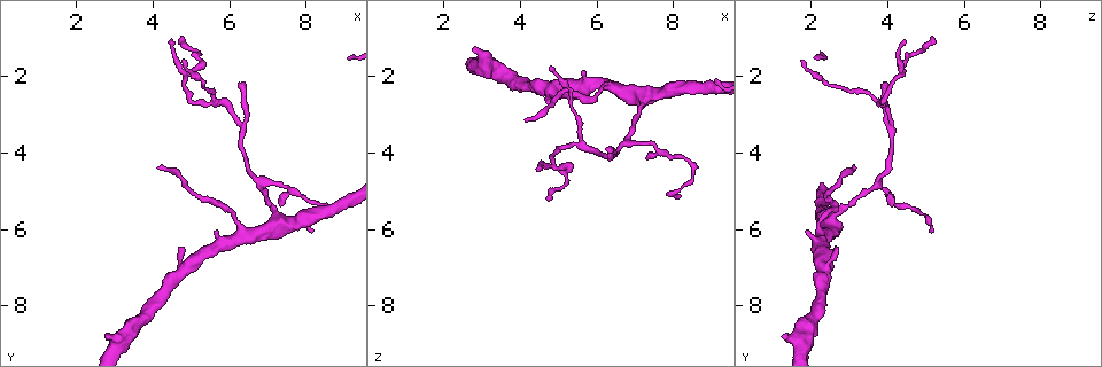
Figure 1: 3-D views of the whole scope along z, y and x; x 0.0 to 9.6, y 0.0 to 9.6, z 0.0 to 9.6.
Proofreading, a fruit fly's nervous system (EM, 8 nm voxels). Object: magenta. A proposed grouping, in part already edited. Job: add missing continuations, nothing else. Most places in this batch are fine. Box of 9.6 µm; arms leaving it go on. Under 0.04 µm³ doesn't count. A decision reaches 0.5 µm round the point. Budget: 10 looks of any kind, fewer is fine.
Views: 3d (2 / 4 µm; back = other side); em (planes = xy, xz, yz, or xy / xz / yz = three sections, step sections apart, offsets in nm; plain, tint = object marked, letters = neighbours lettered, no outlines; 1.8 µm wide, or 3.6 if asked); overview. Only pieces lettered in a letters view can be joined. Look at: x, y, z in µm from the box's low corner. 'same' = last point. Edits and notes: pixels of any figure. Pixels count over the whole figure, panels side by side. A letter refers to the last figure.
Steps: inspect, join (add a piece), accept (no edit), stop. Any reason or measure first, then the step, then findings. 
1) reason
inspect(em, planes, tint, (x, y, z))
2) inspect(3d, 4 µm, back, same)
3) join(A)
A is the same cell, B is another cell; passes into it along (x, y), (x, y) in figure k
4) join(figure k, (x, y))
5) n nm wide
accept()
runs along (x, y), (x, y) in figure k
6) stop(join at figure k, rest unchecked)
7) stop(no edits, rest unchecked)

an open end
inspect(3d, 2 µm, (4.75, 1.60, 1.85))

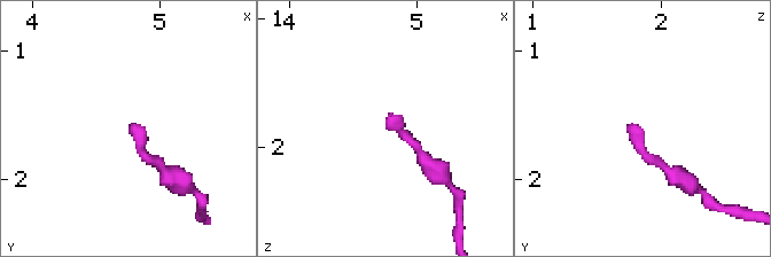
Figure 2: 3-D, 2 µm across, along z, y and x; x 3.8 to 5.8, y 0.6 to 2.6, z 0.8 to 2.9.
inspect(em, 3.6 µm, xy, step 16, letters, (4.78, 1.54, 1.80))

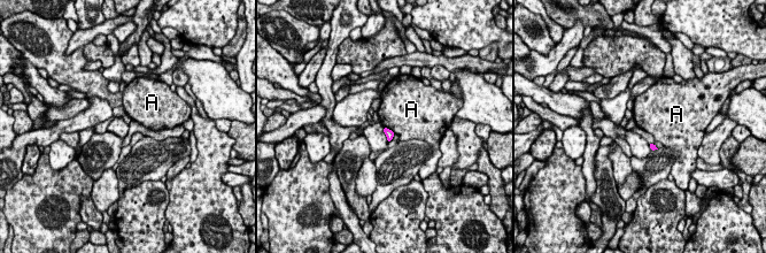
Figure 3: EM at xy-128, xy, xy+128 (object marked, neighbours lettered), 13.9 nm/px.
A touches over 200 nm
accept()
A is another cell; none of them fits

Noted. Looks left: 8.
tapers out
inspect(3d, 4 µm, back, (4.10, 4.40, 3.20))

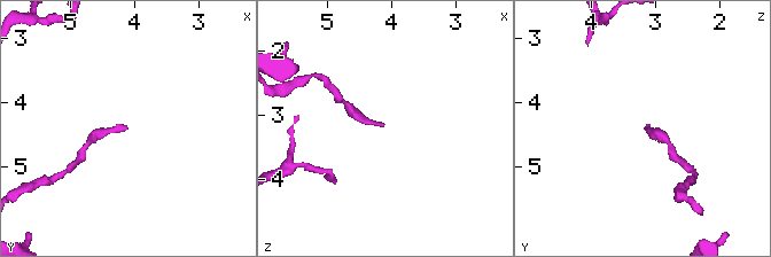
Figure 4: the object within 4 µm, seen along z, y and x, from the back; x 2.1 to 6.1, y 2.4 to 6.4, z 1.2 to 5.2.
inspect(em, planes, letters, (4.15, 4.40, 3.20))

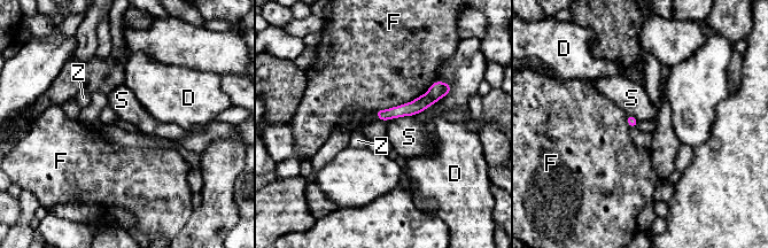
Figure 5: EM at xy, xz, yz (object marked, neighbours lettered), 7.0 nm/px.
70 nm wide
join(Z)
Z is the same cell, D, F and S are other cells; the neuron continues

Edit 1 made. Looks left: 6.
free end
inspect(3d, 2 µm, (4.75, 6.45, 2.65))

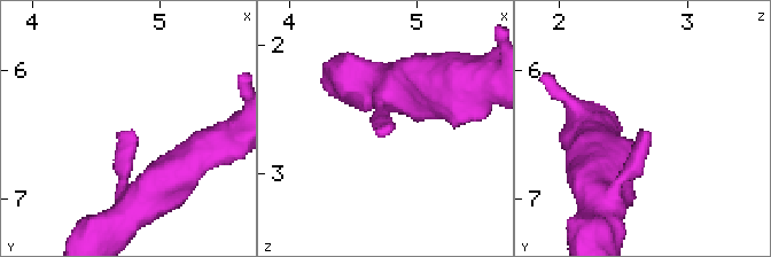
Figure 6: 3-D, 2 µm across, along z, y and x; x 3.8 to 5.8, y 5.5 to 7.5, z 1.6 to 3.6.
inspect(em, 3.6 µm, planes, tint, (4.78, 6.46, 2.66))

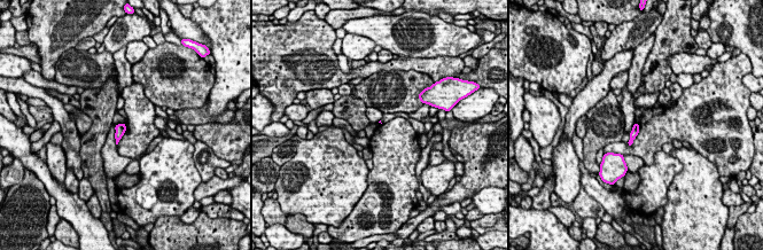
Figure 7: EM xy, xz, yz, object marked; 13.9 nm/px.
see the neighbours
inspect(em, 3.6 µm, planes, letters, same)

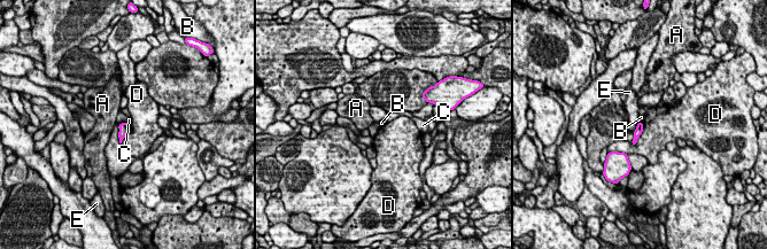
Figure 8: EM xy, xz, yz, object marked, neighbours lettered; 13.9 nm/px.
accept()
A, B, C, D and E are other cells; border along (128, 121), (119, 124) in figure 8; no lettered piece goes on from it

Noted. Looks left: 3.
branch stops here
inspect(em, planes, tint, (2.80, 8.80, 1.25))

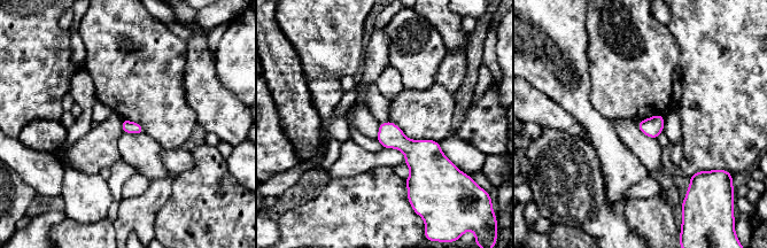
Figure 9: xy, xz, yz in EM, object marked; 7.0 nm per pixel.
see the neighbours
inspect(em, planes, letters, same)

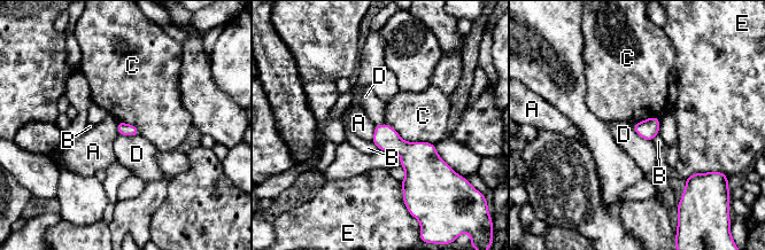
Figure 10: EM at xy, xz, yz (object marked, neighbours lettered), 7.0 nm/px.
accept()
A, B, C, D and E are other cells; border along (632, 126), (639, 135), (651, 141) in figure 10; no lettered piece goes on from it

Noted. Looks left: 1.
stop(join at figure 5, rest unchecked)

